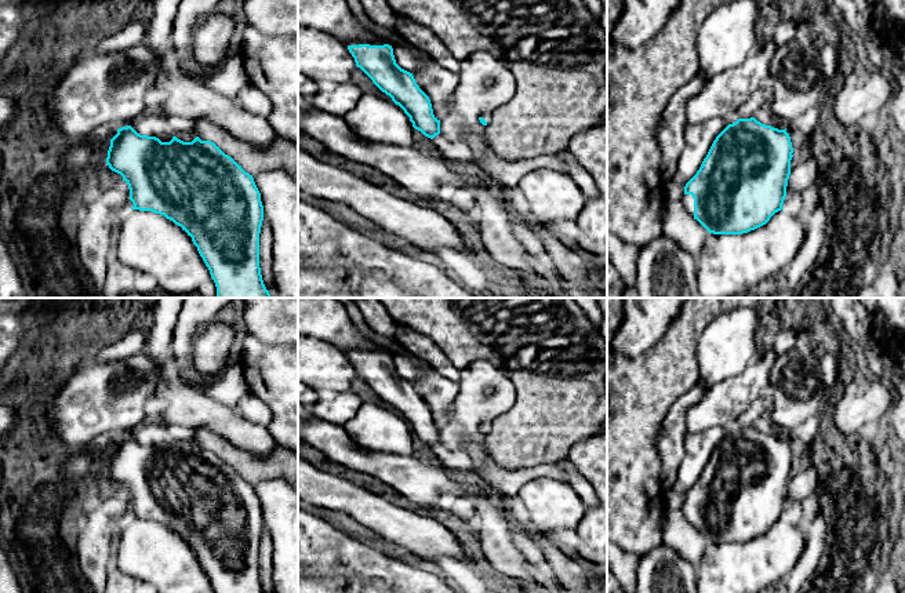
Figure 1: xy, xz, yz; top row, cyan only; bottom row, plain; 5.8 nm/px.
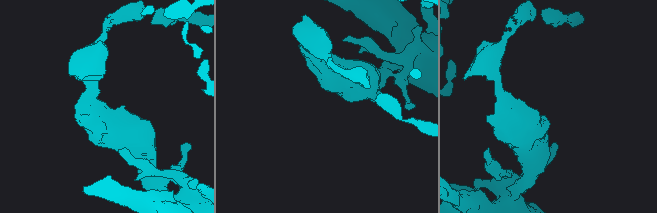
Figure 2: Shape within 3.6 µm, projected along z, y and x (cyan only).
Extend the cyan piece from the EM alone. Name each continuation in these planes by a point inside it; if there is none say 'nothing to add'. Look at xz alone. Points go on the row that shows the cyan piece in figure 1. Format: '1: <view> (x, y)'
1: xz (351, 42)

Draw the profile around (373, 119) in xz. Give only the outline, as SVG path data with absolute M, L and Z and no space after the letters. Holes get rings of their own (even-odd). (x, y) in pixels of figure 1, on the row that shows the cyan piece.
M361 94L356 106L344 116L346 125L361 139L384 145L412 145L412 123L404 110L389 101L371 94Z

